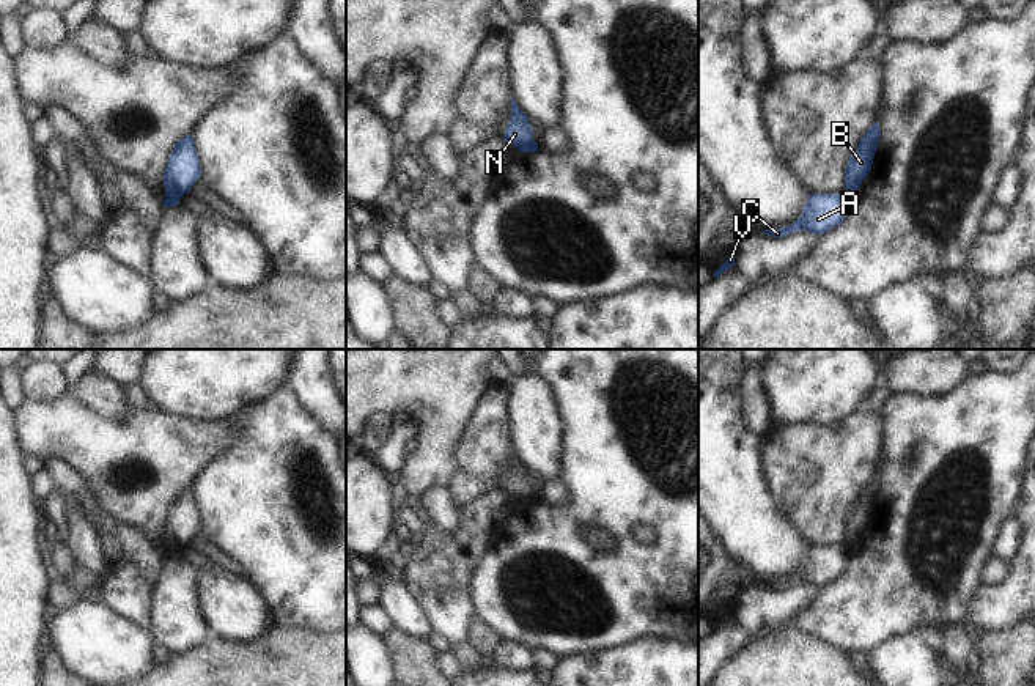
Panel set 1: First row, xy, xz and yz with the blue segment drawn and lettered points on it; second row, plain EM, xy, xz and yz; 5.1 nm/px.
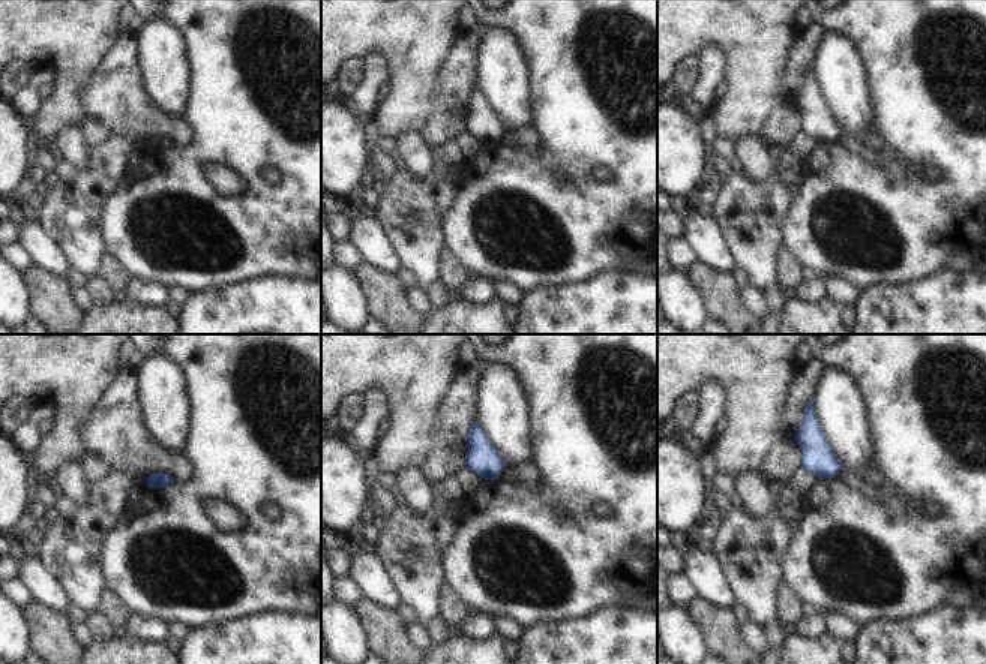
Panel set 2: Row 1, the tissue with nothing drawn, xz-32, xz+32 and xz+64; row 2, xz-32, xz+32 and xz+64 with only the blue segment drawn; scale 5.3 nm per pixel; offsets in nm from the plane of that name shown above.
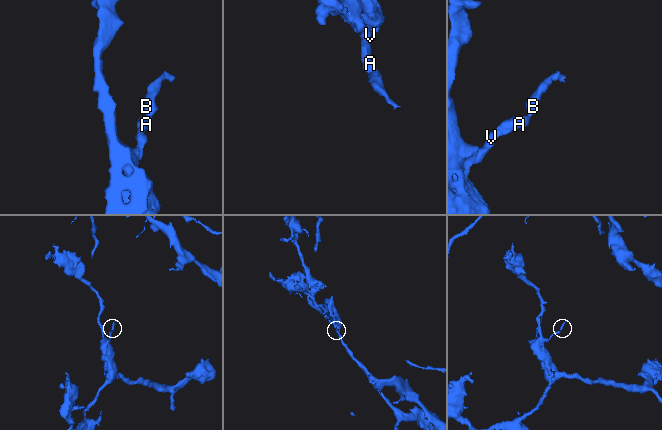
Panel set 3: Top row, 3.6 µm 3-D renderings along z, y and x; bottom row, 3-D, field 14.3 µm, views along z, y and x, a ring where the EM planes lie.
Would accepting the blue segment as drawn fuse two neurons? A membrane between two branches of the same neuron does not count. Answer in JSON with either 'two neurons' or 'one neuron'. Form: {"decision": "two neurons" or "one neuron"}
{"decision": "two neurons"}

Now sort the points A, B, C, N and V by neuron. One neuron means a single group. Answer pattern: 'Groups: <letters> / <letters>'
Groups: A C N V / B

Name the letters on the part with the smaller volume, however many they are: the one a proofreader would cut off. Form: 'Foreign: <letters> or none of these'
Foreign: B

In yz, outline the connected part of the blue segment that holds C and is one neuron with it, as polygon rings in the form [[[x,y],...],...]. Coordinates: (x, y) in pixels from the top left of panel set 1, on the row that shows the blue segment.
[[[848,192],[843,194],[812,194],[807,198],[805,206],[802,208],[801,217],[790,227],[780,230],[771,228],[764,230],[763,234],[774,238],[783,238],[801,230],[807,230],[813,234],[824,234],[835,227],[838,227],[849,208],[853,195]]]

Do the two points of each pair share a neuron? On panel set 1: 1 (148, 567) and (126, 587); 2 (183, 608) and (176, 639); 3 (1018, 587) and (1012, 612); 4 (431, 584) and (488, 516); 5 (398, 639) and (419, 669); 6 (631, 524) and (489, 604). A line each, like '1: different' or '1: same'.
1: different
2: same
3: same
4: same
5: same
6: same

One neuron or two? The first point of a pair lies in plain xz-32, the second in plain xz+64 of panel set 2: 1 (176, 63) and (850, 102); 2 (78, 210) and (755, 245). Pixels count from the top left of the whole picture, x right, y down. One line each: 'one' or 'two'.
1: one
2: one

